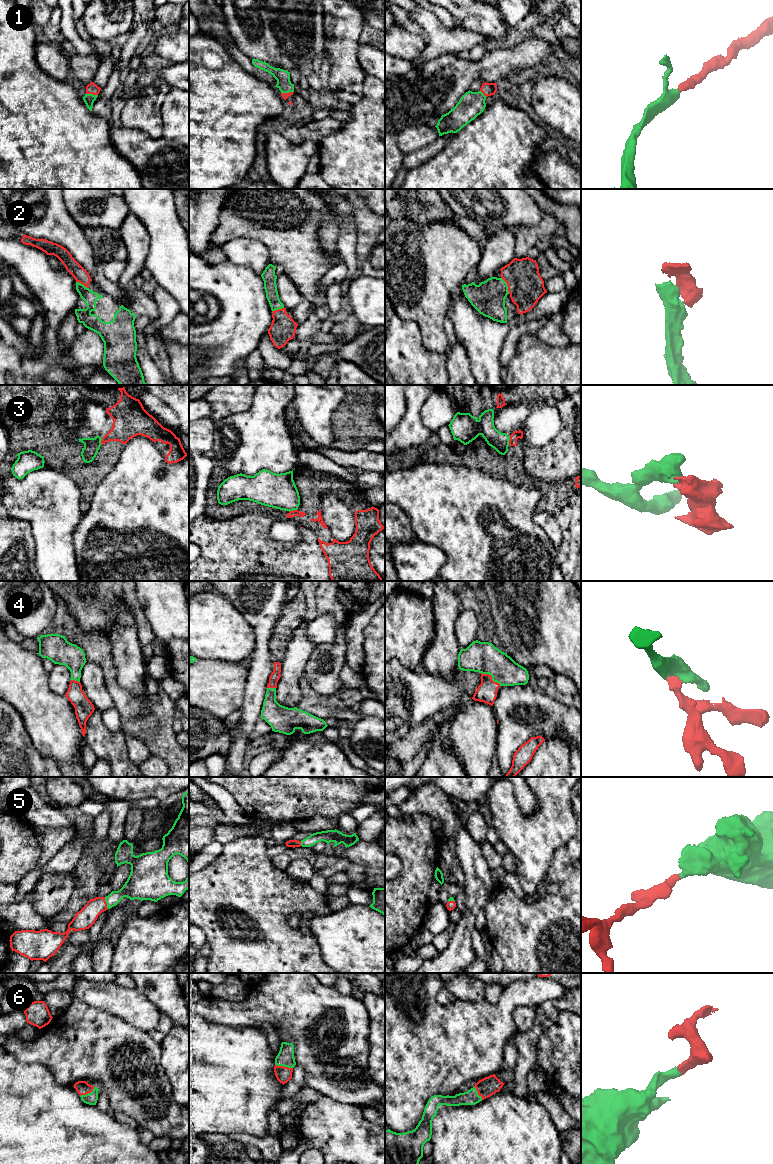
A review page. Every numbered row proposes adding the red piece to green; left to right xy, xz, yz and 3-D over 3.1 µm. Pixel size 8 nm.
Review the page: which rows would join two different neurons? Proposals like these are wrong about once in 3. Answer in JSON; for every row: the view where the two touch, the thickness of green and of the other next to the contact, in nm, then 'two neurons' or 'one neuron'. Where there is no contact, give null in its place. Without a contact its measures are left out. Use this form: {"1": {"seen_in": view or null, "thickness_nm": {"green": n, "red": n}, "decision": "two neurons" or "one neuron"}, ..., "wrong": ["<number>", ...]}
{"1": {"seen_in": "xy", "thickness_nm": {"green": 90, "red": 90}, "decision": "one neuron"}, "2": {"seen_in": "yz", "thickness_nm": {"green": 280, "red": 280}, "decision": "one neuron"}, "3": {"seen_in": "xz", "thickness_nm": {"green": 280, "red": 50}, "decision": "two neurons"}, "4": {"seen_in": "yz", "thickness_nm": {"green": 260, "red": 160}, "decision": "one neuron"}, "5": {"seen_in": "xy", "thickness_nm": {"green": 180, "red": 160}, "decision": "one neuron"}, "6": {"seen_in": "xz", "thickness_nm": {"green": 140, "red": 130}, "decision": "one neuron"}, "wrong": ["3"]}

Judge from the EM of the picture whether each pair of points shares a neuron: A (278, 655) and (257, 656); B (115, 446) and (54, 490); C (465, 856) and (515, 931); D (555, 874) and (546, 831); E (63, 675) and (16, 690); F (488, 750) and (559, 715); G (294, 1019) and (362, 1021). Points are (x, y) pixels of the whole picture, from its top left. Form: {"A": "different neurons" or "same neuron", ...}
{"A": "different neurons", "B": "different neurons", "C": "different neurons", "D": "different neurons", "E": "different neurons", "F": "different neurons", "G": "same neuron"}

